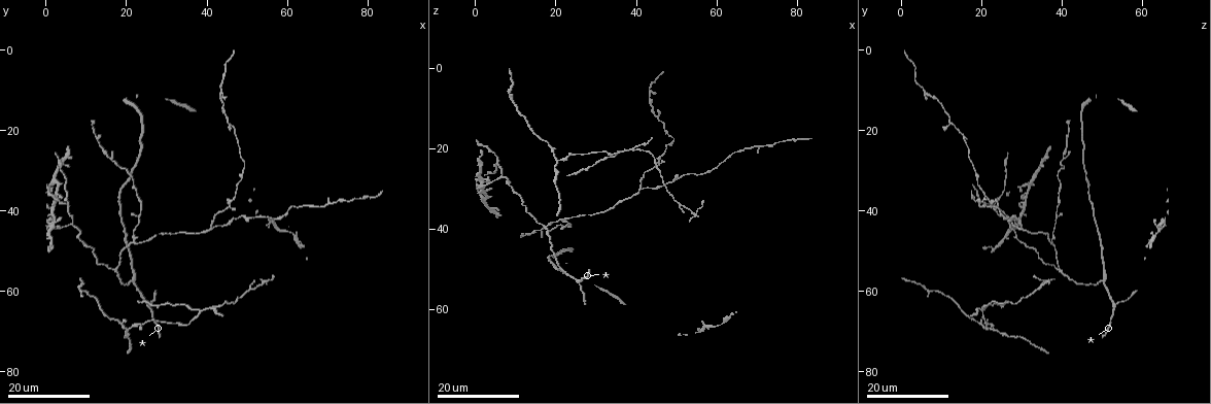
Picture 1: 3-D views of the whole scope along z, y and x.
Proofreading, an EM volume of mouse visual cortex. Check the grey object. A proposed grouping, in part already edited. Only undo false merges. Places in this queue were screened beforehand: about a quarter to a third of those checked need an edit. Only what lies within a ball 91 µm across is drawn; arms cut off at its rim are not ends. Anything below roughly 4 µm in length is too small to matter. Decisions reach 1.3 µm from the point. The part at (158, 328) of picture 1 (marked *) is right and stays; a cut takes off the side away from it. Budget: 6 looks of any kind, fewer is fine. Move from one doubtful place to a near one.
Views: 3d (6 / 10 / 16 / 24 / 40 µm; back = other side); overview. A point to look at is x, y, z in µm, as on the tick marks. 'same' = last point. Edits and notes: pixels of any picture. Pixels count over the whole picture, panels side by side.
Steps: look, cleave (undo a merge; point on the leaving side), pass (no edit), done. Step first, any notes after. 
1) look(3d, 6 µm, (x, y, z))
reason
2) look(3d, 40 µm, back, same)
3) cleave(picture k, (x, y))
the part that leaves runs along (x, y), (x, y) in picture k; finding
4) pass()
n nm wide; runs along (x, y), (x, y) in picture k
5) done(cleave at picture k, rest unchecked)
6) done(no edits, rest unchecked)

look(3d, 16 µm, (17.5, 55.0, 39.5))

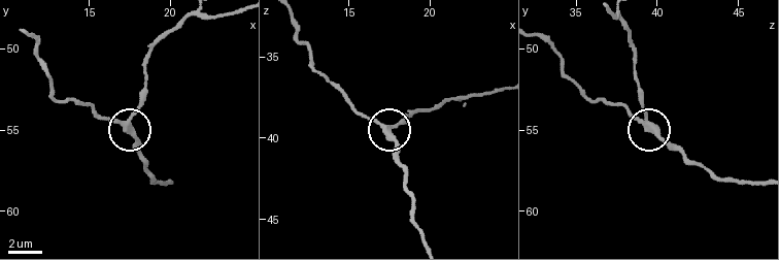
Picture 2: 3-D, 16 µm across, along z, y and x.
look(3d, 10 µm, (17.3, 55.0, 39.4))

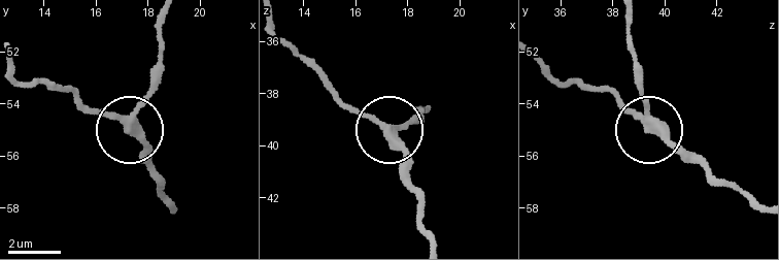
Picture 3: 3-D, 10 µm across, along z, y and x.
look(3d, 6 µm, (17.2, 55.0, 39.5))

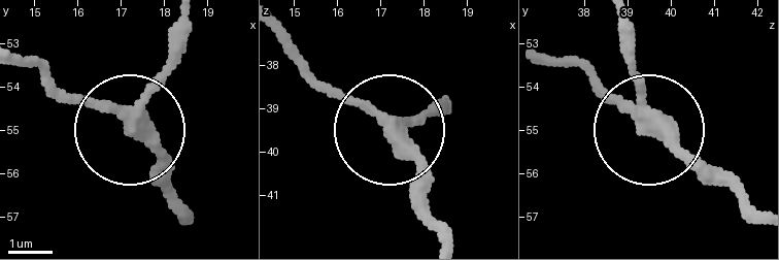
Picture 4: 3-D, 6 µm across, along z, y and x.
pass()
runs along (761, 222), (662, 137), (629, 30) in picture 4; continuous, no second neuron

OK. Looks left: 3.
look(3d, 24 µm, (21.0, 57.0, 49.5))
side arm on a straight run

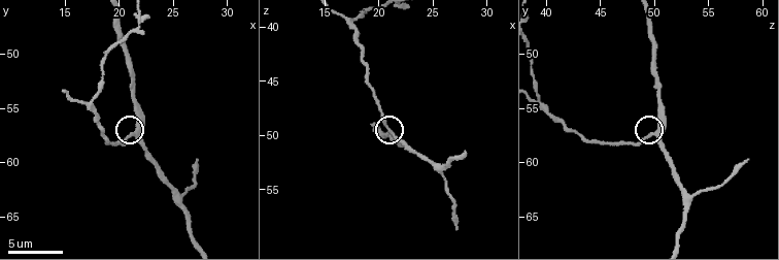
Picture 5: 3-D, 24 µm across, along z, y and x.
look(3d, 10 µm, (21.4, 57.4, 50.2))
zoom in

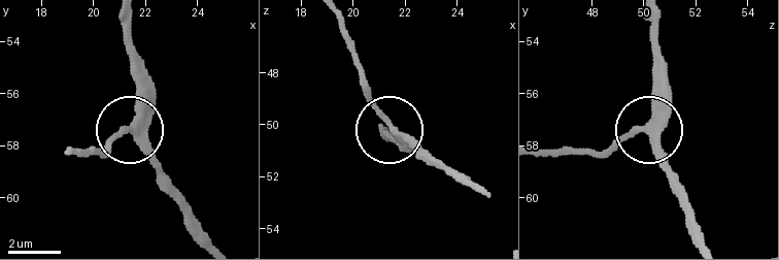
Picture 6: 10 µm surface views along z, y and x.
pass()
side arm 105 µm; runs along (703, 238), (651, 125), (658, 54) in picture 6; all the same neuron

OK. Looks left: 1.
done(no edits, rest unchecked)

